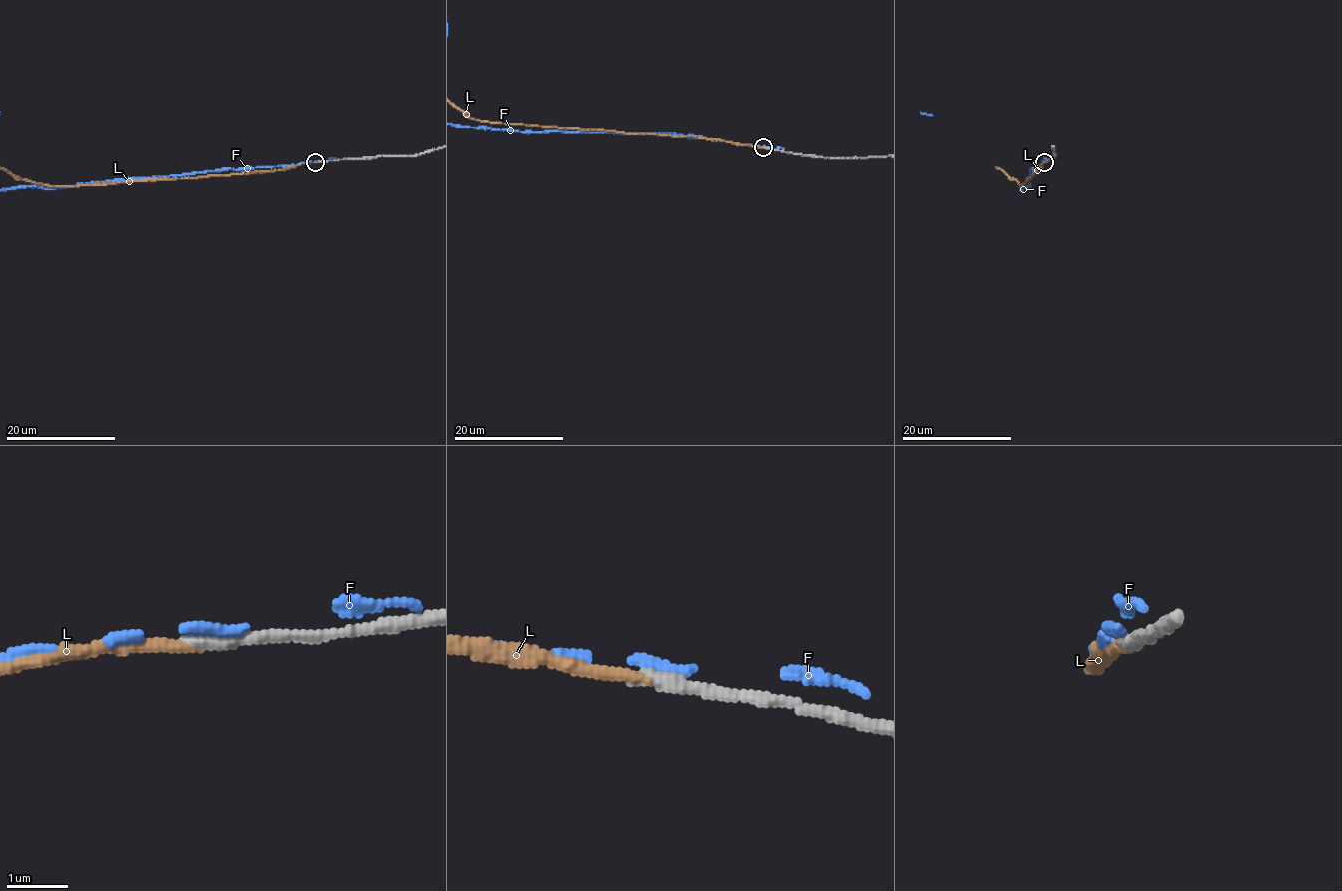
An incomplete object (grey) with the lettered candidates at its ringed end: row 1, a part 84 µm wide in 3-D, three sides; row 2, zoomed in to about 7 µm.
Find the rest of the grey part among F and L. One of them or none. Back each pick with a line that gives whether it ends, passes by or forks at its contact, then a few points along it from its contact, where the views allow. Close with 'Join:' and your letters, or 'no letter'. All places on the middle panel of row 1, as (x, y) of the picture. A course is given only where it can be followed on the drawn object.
L: it ends
Join: L

